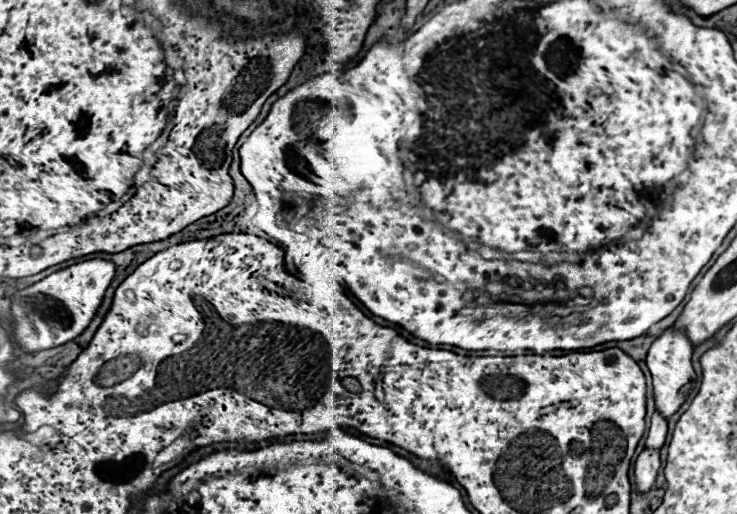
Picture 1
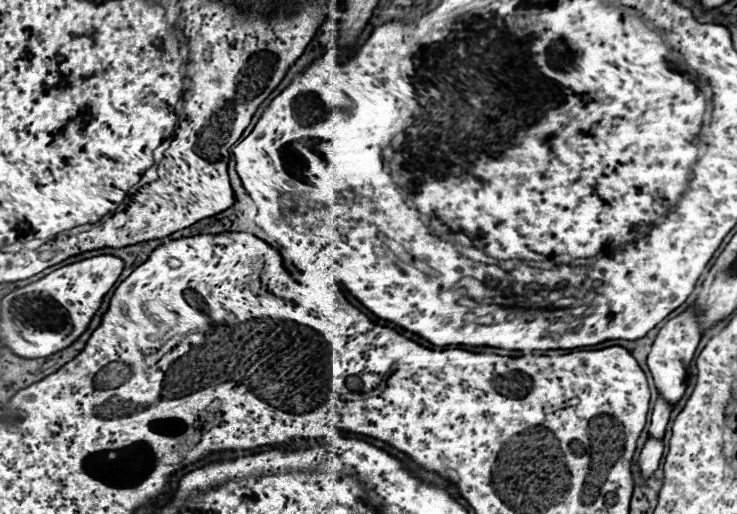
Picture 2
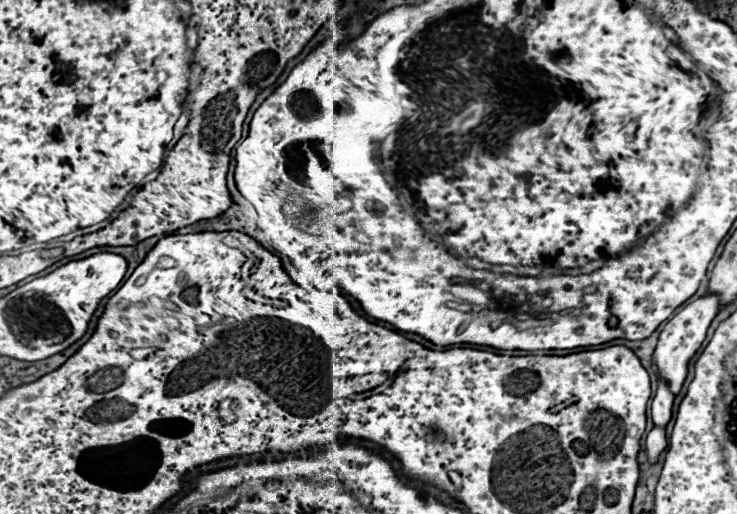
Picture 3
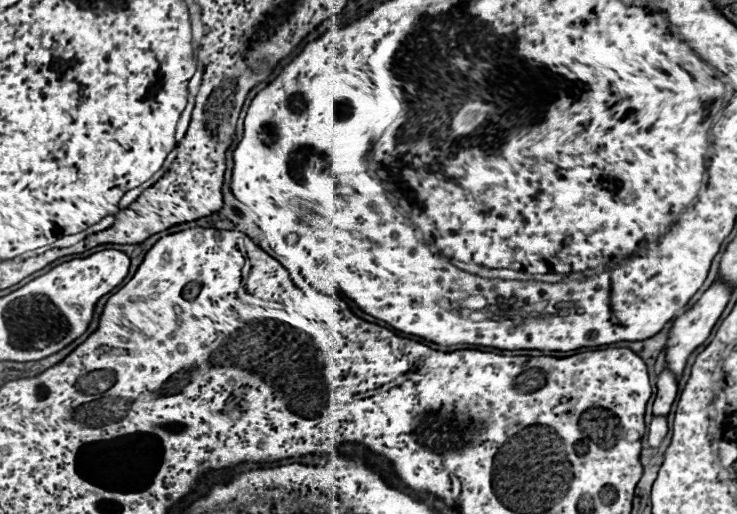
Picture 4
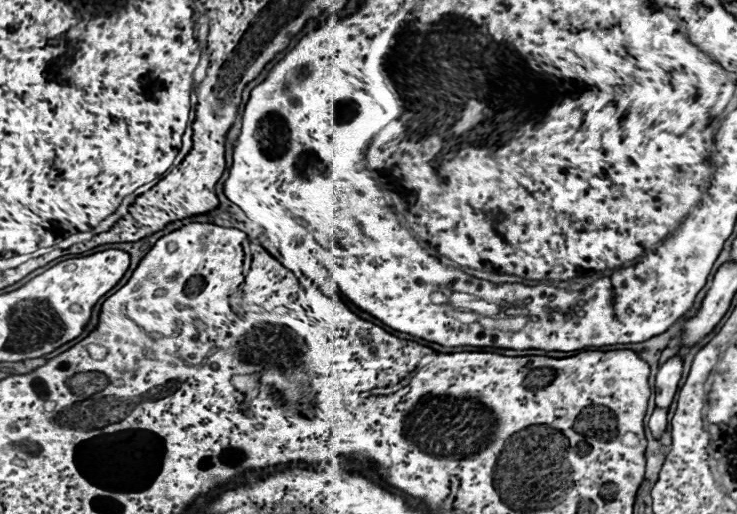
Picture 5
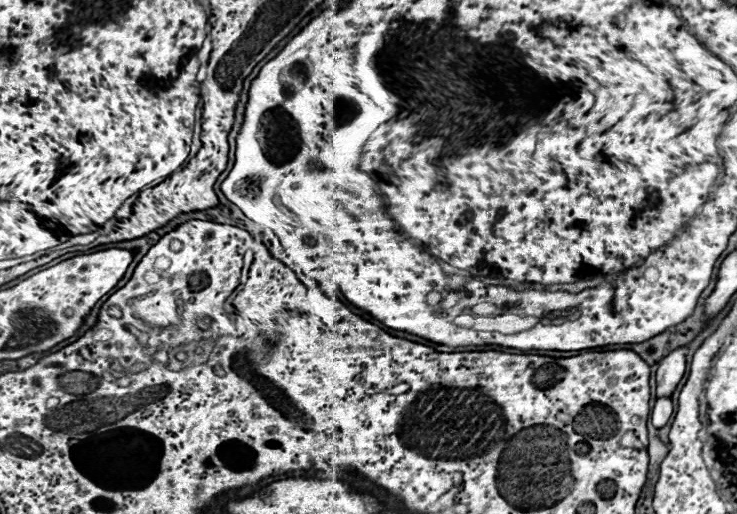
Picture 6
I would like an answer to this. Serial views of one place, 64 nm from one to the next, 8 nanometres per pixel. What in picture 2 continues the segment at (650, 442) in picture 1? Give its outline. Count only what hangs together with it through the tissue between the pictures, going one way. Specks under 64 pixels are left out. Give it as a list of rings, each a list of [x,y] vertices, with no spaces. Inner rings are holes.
[[[658,396],[656,406],[654,406],[654,410],[652,410],[650,436],[656,436],[656,438],[662,438],[662,436],[664,436],[664,430],[666,430],[668,420],[670,420],[670,412],[672,412],[670,404],[668,404],[662,396]]]

